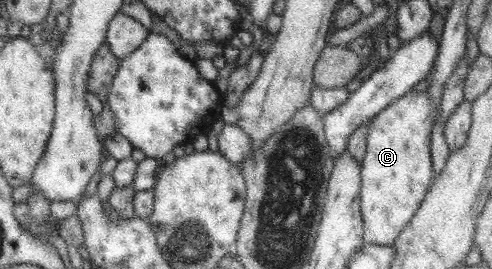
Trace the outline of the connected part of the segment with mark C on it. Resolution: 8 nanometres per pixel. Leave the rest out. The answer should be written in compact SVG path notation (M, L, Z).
M409 91L390 102L369 121L365 154L360 162L362 242L391 246L420 208L432 182L429 136L435 111L427 91Z

